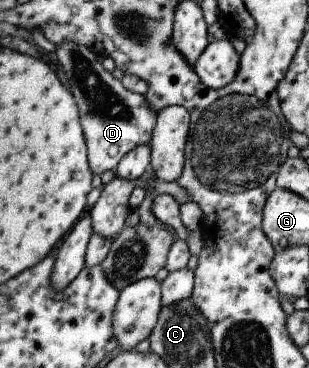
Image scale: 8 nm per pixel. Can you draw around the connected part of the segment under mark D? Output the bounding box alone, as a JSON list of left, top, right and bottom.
[55,42,158,175]

